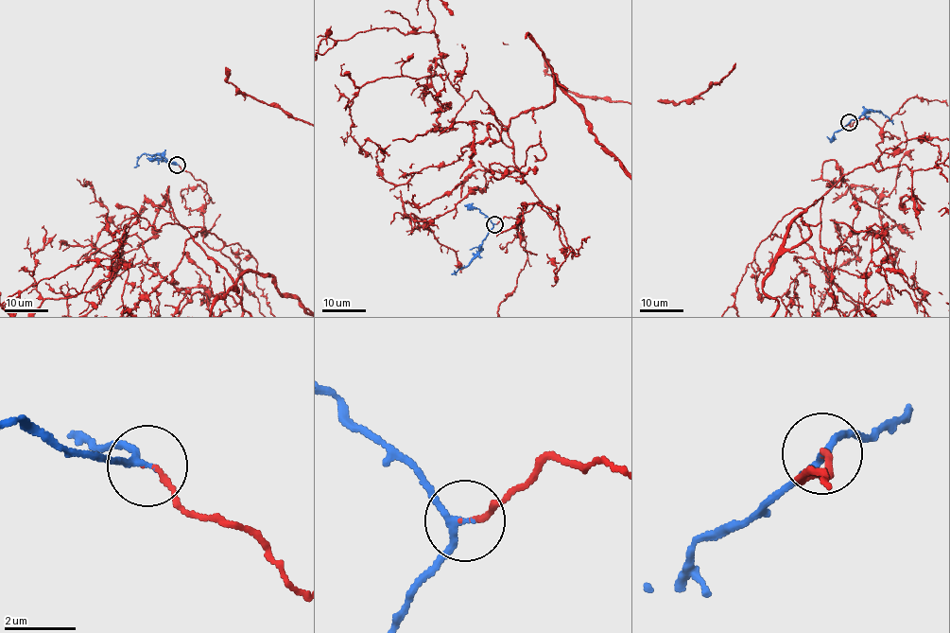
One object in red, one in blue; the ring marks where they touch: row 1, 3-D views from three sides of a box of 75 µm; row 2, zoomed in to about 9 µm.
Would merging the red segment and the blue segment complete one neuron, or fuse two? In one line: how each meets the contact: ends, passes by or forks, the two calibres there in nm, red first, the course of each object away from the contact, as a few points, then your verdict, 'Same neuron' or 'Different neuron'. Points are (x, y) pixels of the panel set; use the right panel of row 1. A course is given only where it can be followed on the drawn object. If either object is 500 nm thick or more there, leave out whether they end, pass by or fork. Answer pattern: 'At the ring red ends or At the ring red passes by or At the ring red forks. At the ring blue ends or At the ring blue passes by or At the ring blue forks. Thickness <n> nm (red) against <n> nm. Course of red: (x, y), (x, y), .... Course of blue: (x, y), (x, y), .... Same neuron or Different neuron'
At the ring red ends. At the ring blue passes by. Thickness 110 nm (red) against 170 nm. Course of blue: (850, 122), (862, 114), (879, 111), (893, 124). Same neuron

